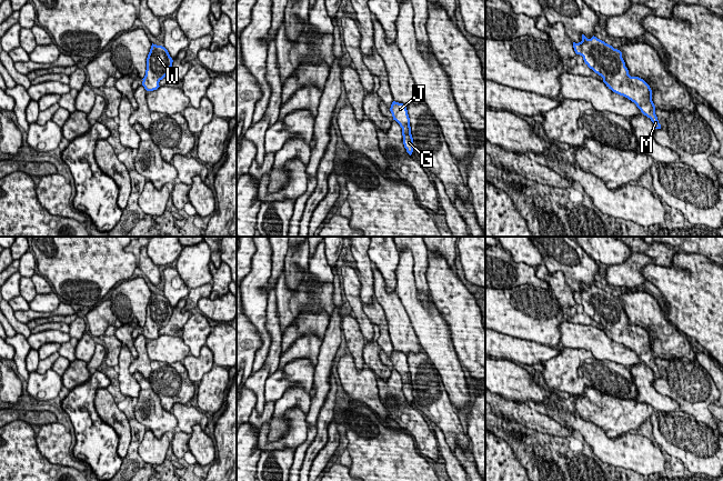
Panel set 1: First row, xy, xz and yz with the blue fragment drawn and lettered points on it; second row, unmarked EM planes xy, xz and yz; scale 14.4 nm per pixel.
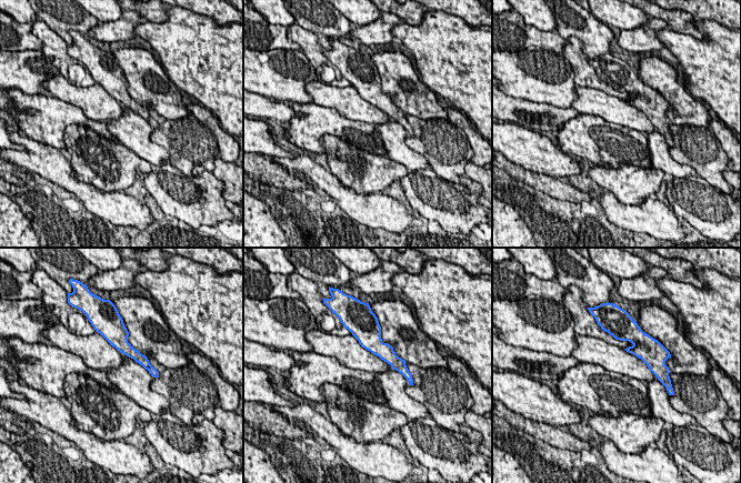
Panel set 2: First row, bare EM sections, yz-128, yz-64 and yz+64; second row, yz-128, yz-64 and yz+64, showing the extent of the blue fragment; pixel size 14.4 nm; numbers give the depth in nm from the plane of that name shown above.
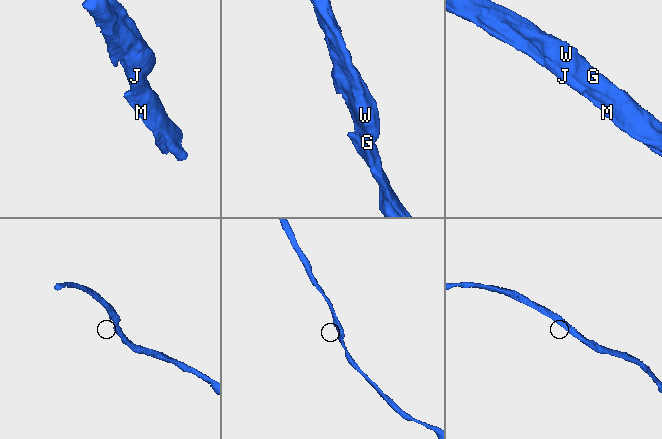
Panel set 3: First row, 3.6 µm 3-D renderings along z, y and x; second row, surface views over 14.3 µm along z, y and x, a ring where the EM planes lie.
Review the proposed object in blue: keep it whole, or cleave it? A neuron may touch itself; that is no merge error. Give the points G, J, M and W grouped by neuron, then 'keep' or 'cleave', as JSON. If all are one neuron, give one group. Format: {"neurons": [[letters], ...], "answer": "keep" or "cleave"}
{"neurons": [["G", "J", "M", "W"]], "answer": "keep"}

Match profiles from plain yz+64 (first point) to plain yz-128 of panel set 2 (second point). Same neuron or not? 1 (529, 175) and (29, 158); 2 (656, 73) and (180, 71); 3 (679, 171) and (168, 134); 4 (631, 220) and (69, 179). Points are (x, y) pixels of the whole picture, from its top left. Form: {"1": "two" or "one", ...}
{"1": "two", "2": "two", "3": "two", "4": "one"}

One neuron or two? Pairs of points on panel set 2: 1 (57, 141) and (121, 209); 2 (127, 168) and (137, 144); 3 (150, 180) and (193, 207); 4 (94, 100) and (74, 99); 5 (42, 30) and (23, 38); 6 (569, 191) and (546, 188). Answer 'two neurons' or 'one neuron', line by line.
1: two neurons
2: two neurons
3: one neuron
4: one neuron
5: two neurons
6: one neuron

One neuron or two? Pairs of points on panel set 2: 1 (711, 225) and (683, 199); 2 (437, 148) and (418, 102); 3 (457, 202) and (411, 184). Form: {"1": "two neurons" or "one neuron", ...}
{"1": "one neuron", "2": "two neurons", "3": "one neuron"}

